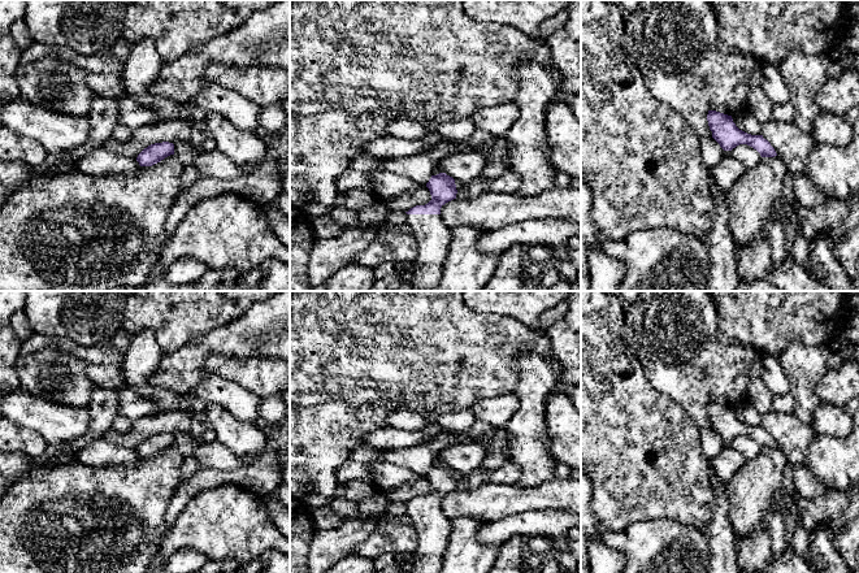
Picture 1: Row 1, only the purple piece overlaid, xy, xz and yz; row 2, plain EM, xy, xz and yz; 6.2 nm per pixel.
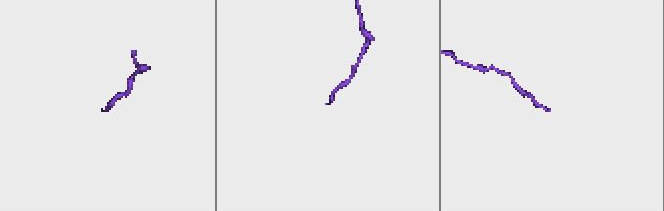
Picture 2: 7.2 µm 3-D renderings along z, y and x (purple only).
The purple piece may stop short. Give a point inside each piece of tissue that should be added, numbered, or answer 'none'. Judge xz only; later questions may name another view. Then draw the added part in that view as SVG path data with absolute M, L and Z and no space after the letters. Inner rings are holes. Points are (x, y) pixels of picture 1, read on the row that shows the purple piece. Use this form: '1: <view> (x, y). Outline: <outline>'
1: xz (433, 237). Outline: M407 214L407 221L418 244L412 291L434 291L448 255L451 229L443 223L441 214Z

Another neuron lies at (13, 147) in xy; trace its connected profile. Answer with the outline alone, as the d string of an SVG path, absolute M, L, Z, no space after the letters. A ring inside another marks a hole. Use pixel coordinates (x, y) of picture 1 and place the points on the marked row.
M0 127L0 161L21 161L27 165L42 165L48 156L45 148L36 140Z

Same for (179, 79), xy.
M187 52L162 66L157 81L148 87L148 92L156 97L186 103L204 83L209 64L205 55Z

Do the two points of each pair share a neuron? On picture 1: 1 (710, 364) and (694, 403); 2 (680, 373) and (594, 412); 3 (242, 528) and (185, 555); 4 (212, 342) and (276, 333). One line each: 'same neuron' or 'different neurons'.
1: same neuron
2: different neurons
3: different neurons
4: same neuron

